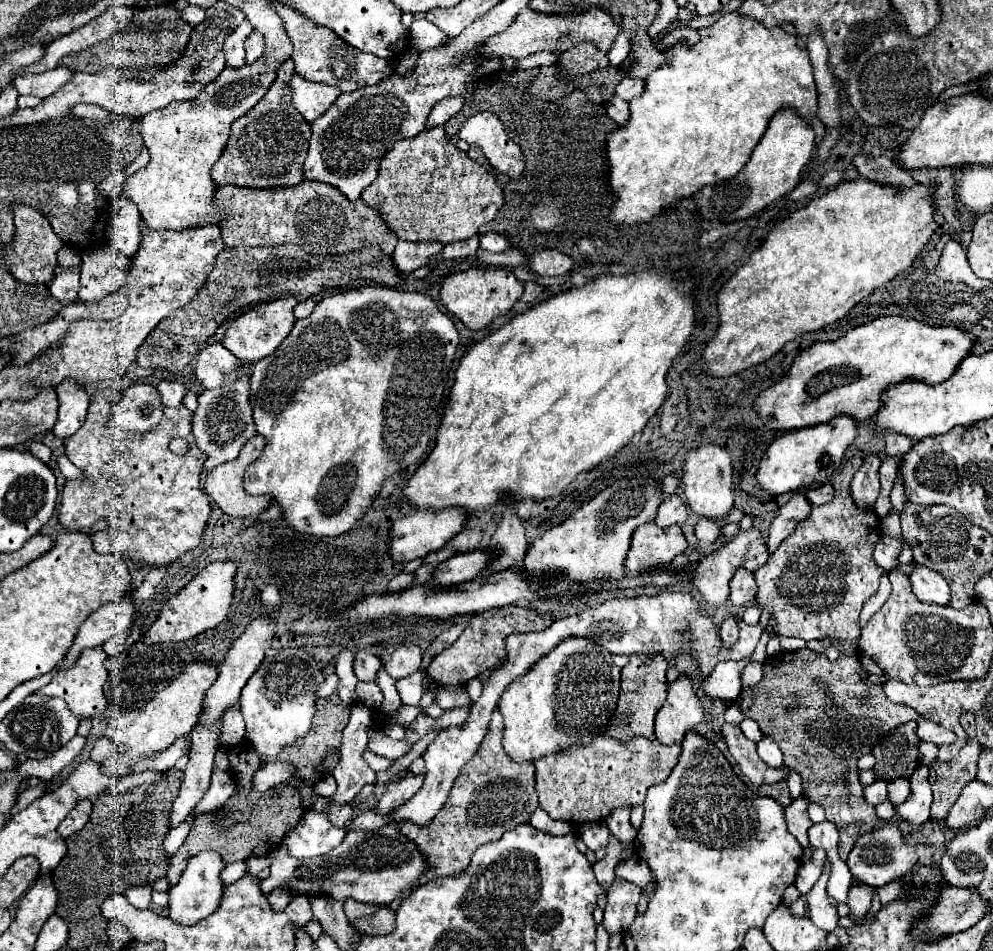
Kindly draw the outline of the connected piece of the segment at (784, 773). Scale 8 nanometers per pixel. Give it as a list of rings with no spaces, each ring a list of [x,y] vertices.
[[[723,724],[721,732],[719,732],[721,740],[727,744],[731,756],[735,758],[735,762],[739,764],[741,772],[755,784],[775,784],[781,780],[787,780],[789,776],[789,768],[781,766],[781,768],[771,768],[767,766],[755,750],[755,742],[747,740],[745,734],[739,730],[739,726],[735,724]]]

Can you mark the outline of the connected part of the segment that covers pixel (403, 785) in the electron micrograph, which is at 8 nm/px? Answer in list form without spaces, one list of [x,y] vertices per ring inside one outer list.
[[[405,774],[401,780],[391,782],[375,811],[378,814],[389,814],[389,810],[395,810],[397,806],[401,806],[401,802],[407,802],[423,786],[423,780],[423,774]]]

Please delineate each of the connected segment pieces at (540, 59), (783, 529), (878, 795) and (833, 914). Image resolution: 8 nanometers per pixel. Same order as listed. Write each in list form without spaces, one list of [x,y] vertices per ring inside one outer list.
[[[543,50],[543,52],[535,52],[535,54],[529,54],[525,58],[521,58],[515,68],[519,70],[529,70],[529,68],[535,68],[535,66],[551,66],[555,64],[559,58],[559,52],[549,52],[549,50]]]
[[[793,494],[793,498],[779,508],[777,516],[771,520],[771,526],[769,526],[769,536],[767,540],[767,548],[769,548],[769,554],[773,554],[779,544],[793,534],[797,522],[801,522],[801,518],[807,518],[809,516],[809,510],[811,510],[811,504],[809,500],[803,496],[803,494]]]
[[[877,778],[873,784],[865,786],[863,788],[863,794],[865,794],[865,800],[871,802],[873,806],[877,806],[879,802],[885,802],[887,800],[887,782]]]
[[[829,862],[825,864],[823,876],[817,880],[817,884],[811,888],[811,892],[805,896],[809,918],[821,926],[825,932],[831,932],[837,928],[839,916],[837,916],[837,904],[827,896],[827,878],[829,876]]]

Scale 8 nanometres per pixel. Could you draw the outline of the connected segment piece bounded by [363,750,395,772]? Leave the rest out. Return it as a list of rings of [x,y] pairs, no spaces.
[[[367,750],[363,756],[365,756],[365,762],[367,762],[375,772],[387,772],[387,770],[391,770],[391,766],[393,766],[393,762],[395,762],[395,760],[389,760],[389,758],[381,758],[381,756],[377,756],[377,754],[369,752],[369,750]]]

